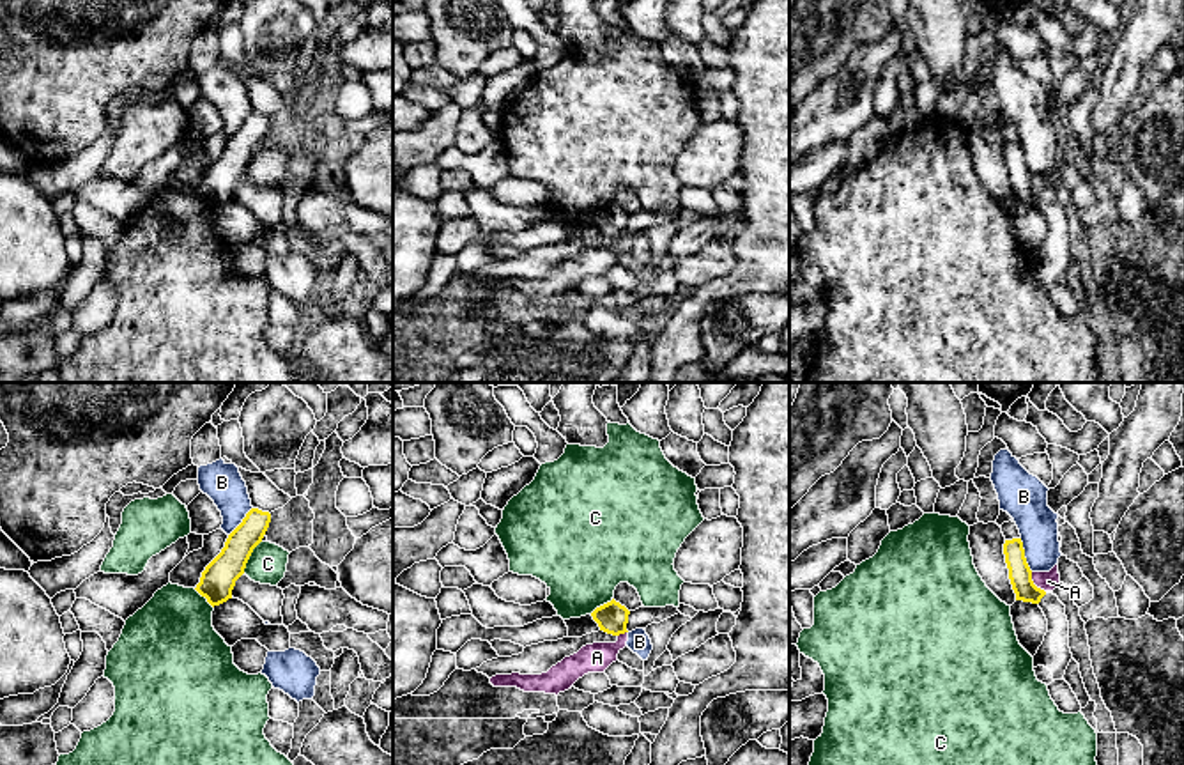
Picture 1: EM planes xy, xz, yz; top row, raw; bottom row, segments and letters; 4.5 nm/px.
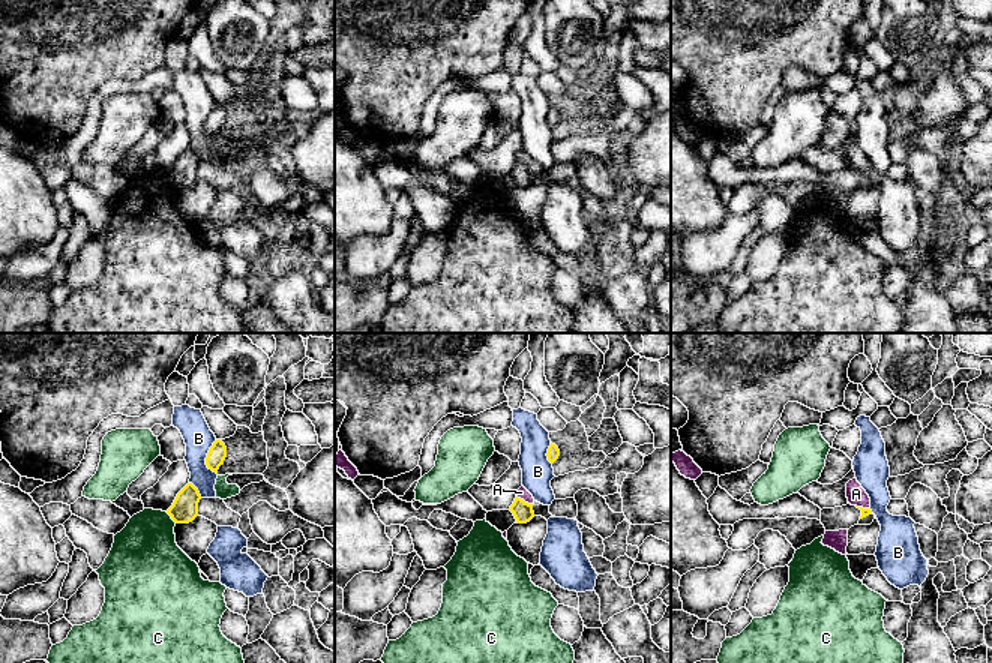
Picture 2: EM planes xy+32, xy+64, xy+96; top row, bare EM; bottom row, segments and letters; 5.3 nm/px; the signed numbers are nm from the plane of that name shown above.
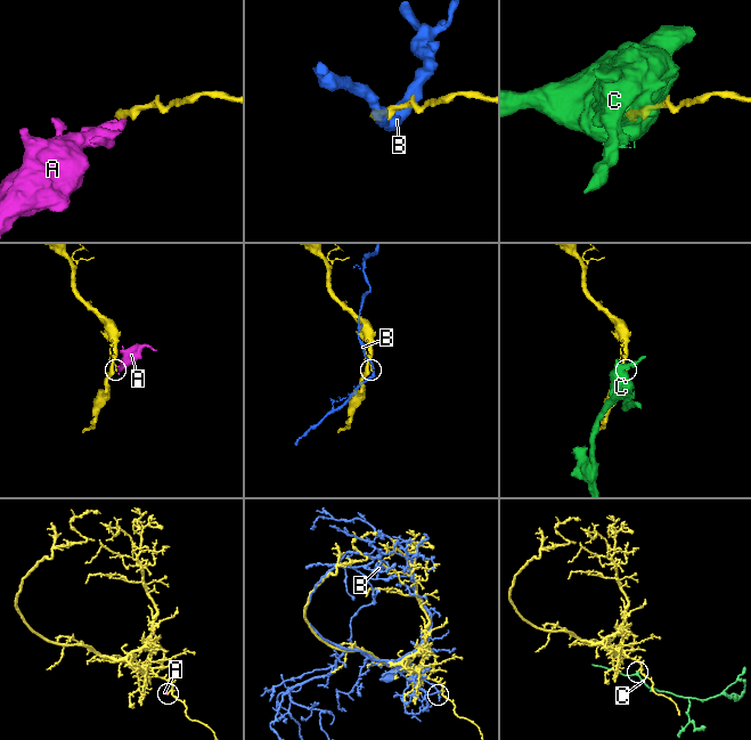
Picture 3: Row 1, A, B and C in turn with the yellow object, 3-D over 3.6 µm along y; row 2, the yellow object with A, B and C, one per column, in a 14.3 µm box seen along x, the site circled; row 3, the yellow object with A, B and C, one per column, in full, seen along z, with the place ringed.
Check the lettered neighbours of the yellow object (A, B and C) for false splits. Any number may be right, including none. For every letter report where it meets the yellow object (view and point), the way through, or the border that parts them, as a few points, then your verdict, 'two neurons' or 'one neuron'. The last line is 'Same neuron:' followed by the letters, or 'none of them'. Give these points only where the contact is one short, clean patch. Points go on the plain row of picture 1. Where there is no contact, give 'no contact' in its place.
A: meets yellow in yz at (1032, 186); border along yz (1030, 176), (1030, 183), (1045, 195); two neurons
B: meets yellow in yz at (1023, 158); border along yz (1020, 142), (1025, 153), (1025, 165), (1032, 174); two neurons
C: meets yellow in xy at (250, 158); border along xy (261, 144), (243, 176); two neurons
Same neuron: none of them

